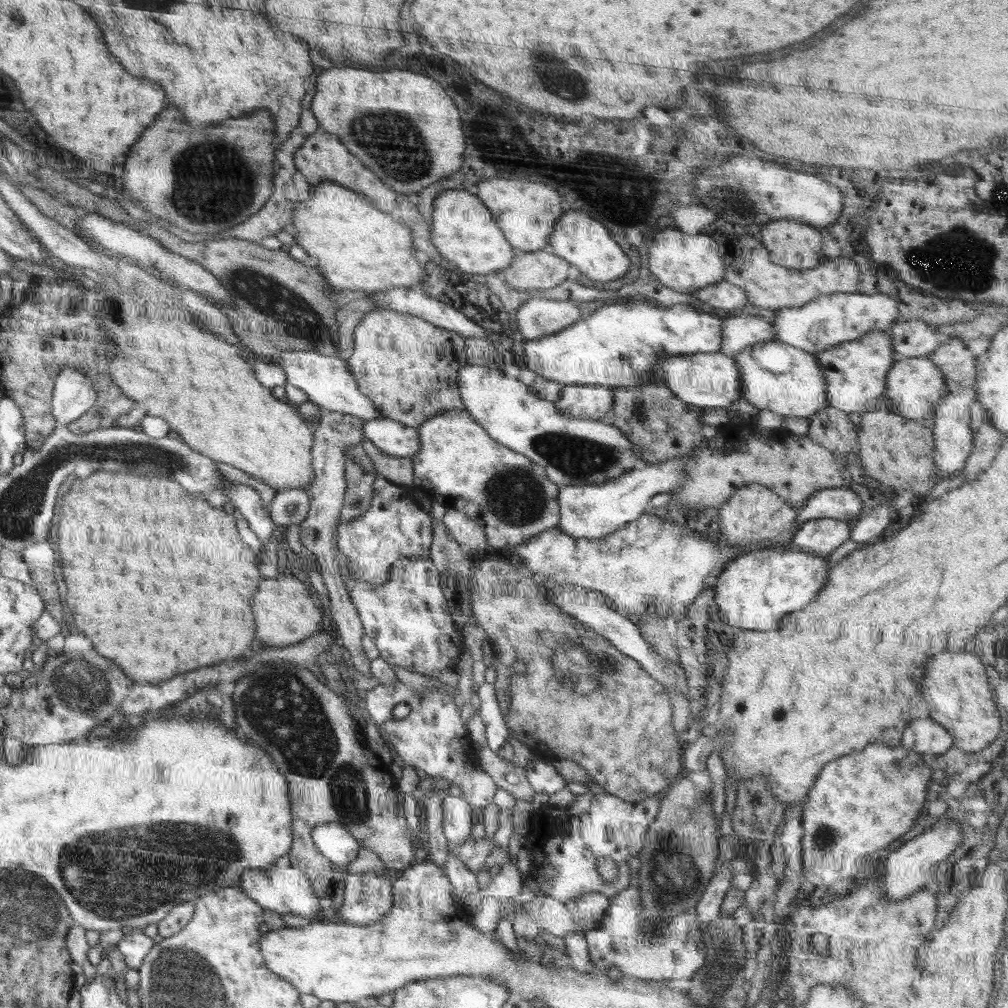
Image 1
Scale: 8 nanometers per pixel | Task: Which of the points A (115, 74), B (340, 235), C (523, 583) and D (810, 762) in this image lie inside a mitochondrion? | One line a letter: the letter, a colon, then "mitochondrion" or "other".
A: other
B: other
C: other
D: other

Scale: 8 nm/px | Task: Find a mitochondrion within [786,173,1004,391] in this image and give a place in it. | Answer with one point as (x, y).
(945, 270)

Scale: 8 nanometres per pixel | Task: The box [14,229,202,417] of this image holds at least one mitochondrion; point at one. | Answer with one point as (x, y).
(114, 307)

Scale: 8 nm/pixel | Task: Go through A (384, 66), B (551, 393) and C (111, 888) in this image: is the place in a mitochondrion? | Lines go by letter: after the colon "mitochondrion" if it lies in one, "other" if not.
A: other
B: other
C: mitochondrion

